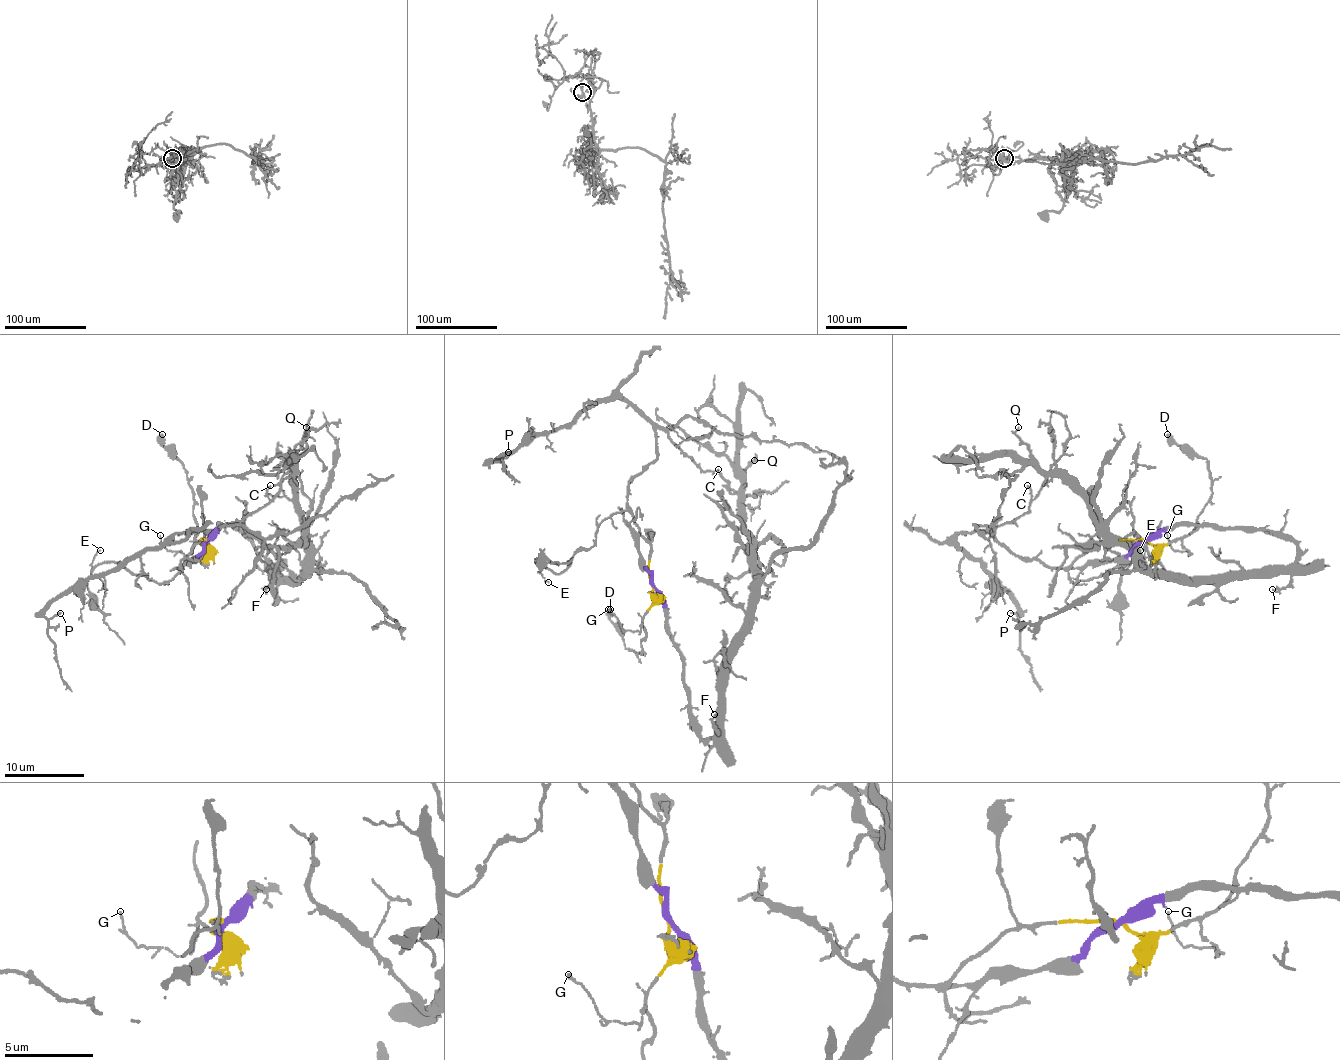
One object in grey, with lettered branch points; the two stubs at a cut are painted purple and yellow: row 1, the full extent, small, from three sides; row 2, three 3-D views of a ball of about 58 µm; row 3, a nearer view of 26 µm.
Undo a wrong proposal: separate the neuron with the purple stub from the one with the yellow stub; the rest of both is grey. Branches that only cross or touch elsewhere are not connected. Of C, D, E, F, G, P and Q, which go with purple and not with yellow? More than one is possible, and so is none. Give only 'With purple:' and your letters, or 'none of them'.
With purple: F, Q

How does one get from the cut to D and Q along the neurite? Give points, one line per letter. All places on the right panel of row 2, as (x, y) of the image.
D: (1145, 541), (1163, 546), (1175, 539), (1186, 537), (1212, 493), (1208, 463), (1200, 457), (1188, 455), (1167, 433)
Q: (1145, 541), (1181, 525), (1278, 531), (1296, 560), (1210, 576), (1149, 570), (1039, 467), (1018, 427)

